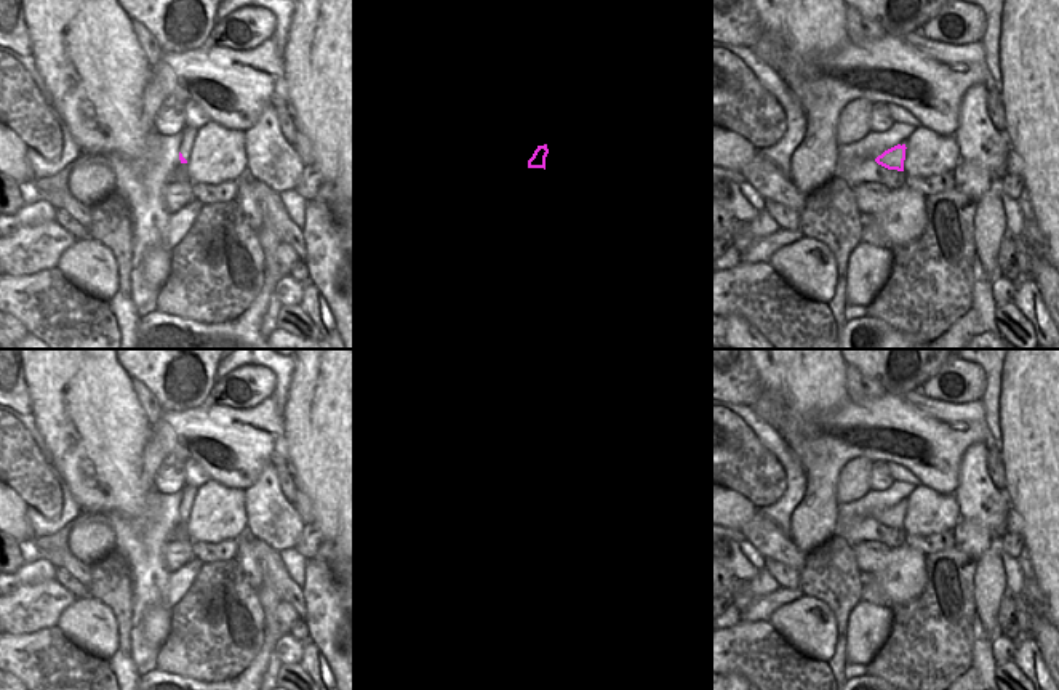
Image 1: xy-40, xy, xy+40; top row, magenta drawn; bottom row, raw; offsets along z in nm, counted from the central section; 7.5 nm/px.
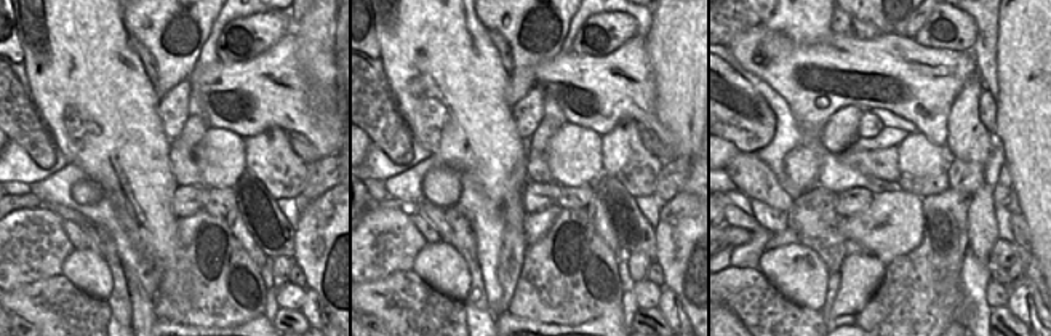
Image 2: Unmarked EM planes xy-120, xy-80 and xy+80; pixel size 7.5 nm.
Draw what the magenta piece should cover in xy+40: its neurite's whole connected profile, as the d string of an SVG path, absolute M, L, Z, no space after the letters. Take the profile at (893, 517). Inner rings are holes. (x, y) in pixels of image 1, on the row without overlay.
M897 503L875 517L875 520L888 528L904 530L905 503Z

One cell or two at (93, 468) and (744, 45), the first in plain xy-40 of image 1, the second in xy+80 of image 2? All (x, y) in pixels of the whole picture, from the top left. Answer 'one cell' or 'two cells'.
two cells

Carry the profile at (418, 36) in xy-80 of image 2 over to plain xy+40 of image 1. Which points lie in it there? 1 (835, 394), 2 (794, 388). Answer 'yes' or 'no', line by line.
1: yes
2: yes

